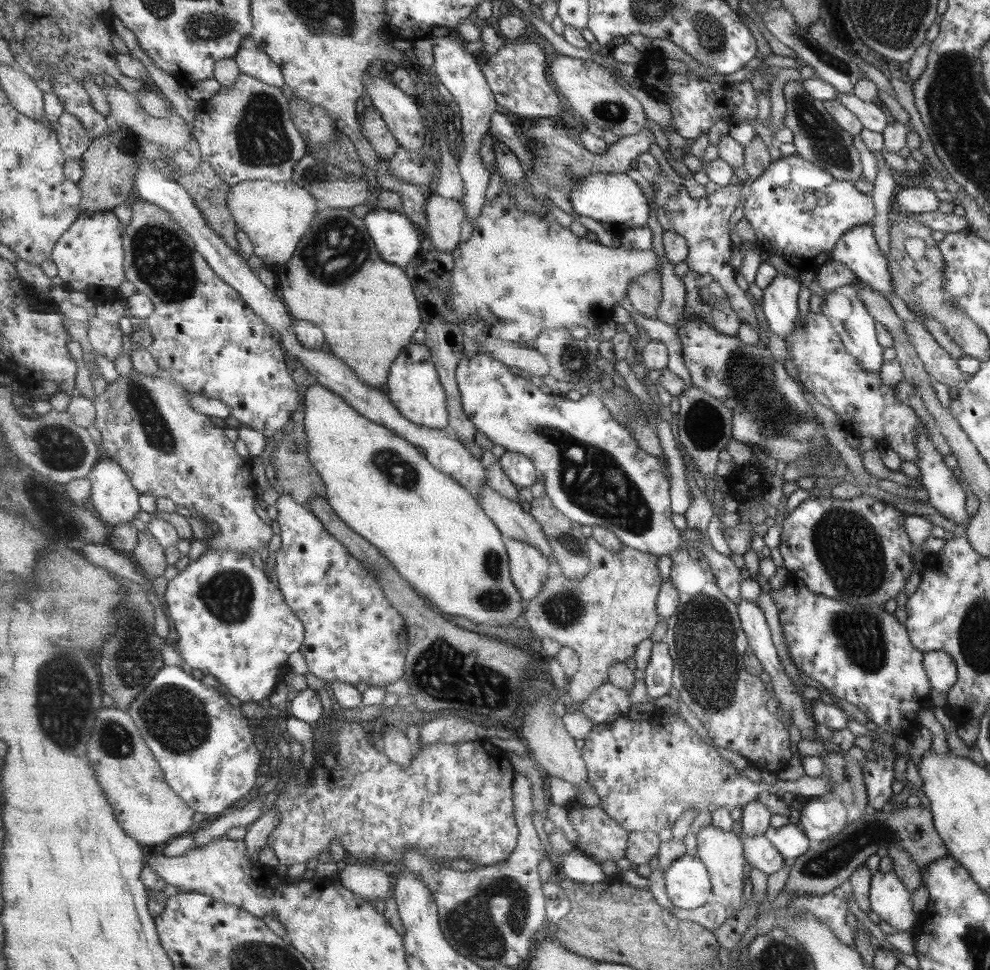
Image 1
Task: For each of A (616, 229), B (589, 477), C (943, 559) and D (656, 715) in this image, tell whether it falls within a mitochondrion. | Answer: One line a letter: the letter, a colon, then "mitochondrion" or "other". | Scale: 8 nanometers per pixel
A: other
B: mitochondrion
C: other
D: other

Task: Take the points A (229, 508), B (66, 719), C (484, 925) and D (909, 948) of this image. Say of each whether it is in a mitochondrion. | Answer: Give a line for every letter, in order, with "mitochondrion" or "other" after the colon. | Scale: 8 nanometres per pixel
A: other
B: mitochondrion
C: mitochondrion
D: other

